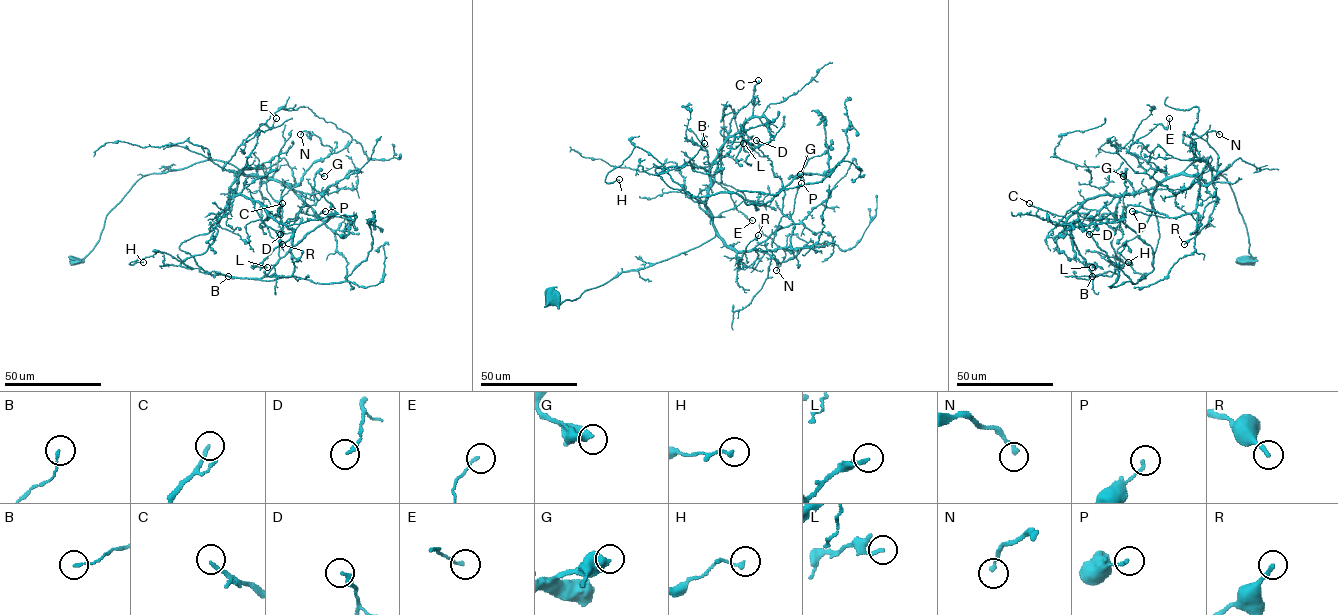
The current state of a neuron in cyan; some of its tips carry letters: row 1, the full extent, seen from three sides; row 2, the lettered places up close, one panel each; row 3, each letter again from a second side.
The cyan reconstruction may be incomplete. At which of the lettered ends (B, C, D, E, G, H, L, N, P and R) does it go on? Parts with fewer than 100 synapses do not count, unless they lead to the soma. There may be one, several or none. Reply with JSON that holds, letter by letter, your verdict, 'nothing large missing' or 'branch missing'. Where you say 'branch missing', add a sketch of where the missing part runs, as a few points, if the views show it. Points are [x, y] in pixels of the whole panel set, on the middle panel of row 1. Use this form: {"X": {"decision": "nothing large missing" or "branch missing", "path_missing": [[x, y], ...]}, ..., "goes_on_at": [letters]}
{"B": {"decision": "nothing large missing"}, "C": {"decision": "nothing large missing"}, "D": {"decision": "nothing large missing"}, "E": {"decision": "nothing large missing"}, "G": {"decision": "nothing large missing"}, "H": {"decision": "nothing large missing"}, "L": {"decision": "nothing large missing"}, "N": {"decision": "nothing large missing"}, "P": {"decision": "nothing large missing"}, "R": {"decision": "nothing large missing"}, "goes_on_at": []}

